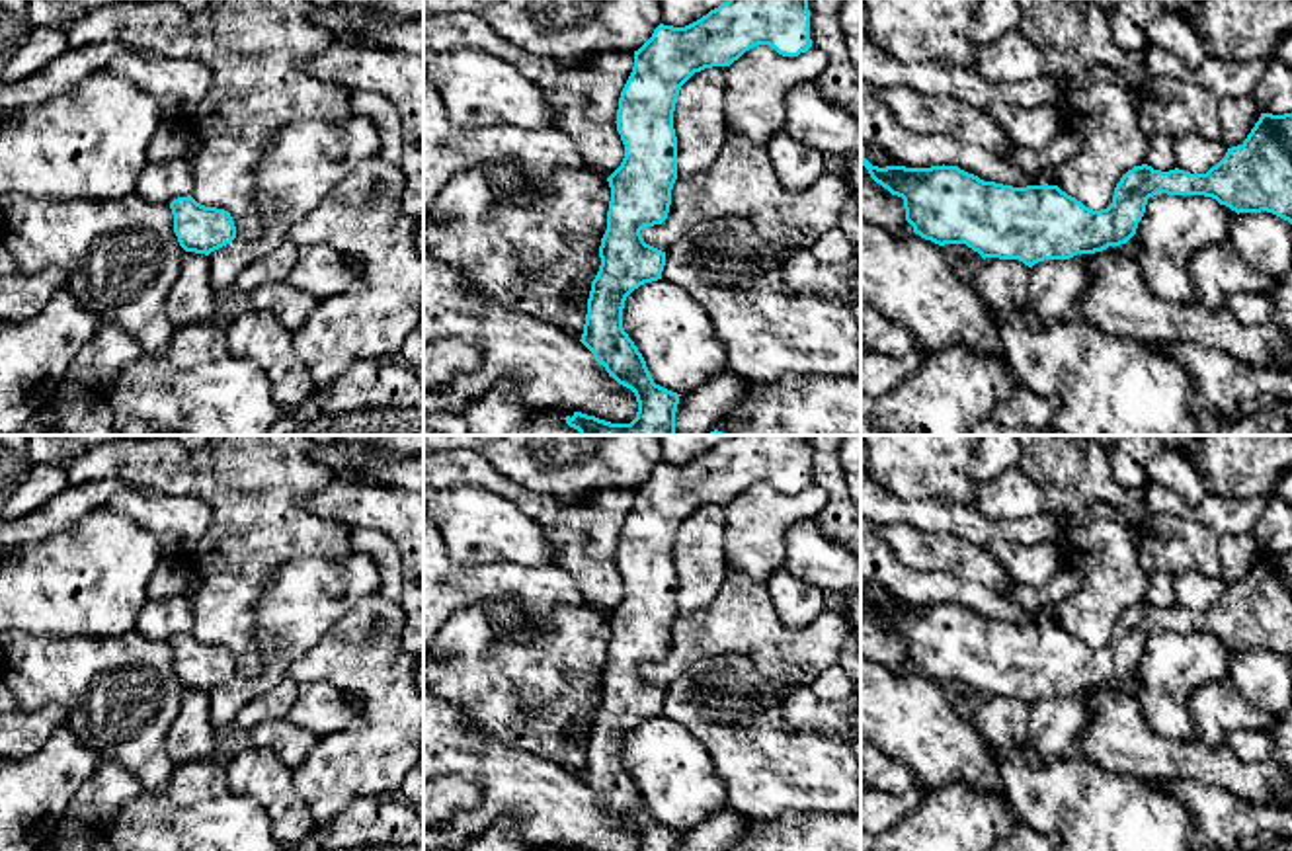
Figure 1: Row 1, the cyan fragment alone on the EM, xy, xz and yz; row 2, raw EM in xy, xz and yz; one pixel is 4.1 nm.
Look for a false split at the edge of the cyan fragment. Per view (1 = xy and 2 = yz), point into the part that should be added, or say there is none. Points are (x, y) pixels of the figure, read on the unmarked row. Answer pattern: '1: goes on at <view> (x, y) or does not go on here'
1: does not go on here
2: does not go on here

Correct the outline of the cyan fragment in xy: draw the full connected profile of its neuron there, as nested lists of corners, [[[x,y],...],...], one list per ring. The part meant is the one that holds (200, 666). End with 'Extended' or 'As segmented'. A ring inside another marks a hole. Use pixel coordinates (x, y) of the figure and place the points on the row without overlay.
[[[191,632],[174,636],[170,646],[174,669],[185,689],[209,693],[236,675],[234,658],[224,646],[205,644]]]. As segmented

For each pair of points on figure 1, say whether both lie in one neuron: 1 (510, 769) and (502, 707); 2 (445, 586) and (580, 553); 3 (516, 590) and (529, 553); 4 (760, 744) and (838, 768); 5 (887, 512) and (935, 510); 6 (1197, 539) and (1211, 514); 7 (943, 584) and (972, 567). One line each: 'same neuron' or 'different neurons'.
1: different neurons
2: different neurons
3: different neurons
4: same neuron
5: same neuron
6: different neurons
7: different neurons

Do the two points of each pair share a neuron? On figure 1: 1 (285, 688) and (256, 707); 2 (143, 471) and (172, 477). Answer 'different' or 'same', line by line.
1: same
2: same

